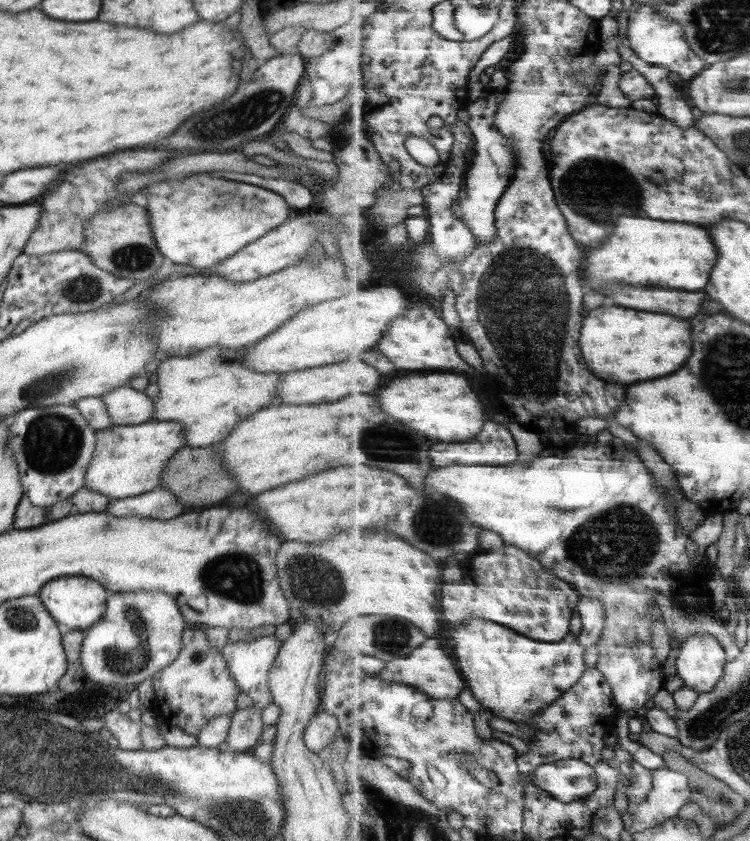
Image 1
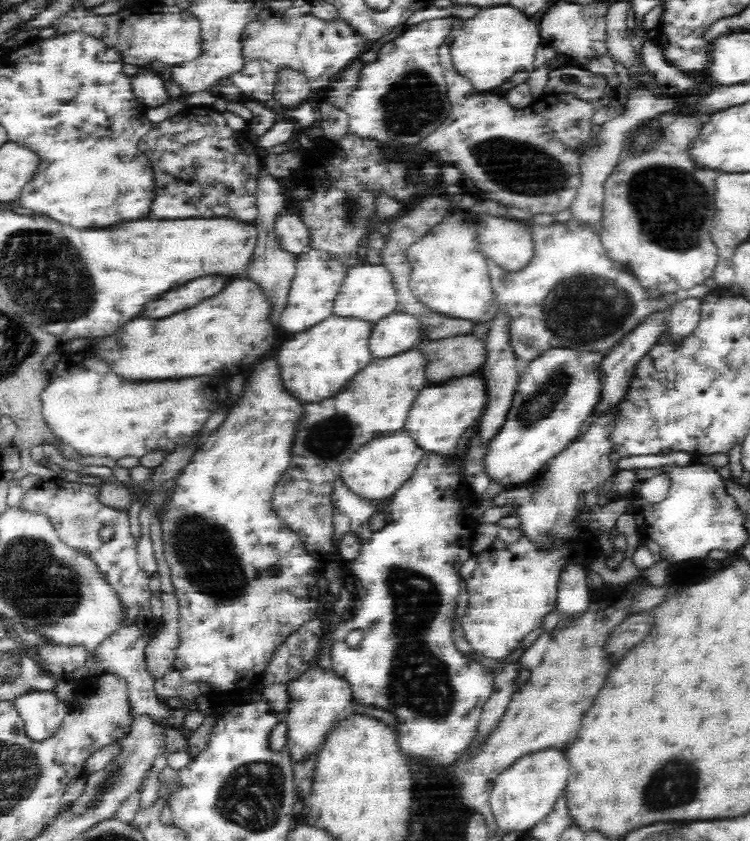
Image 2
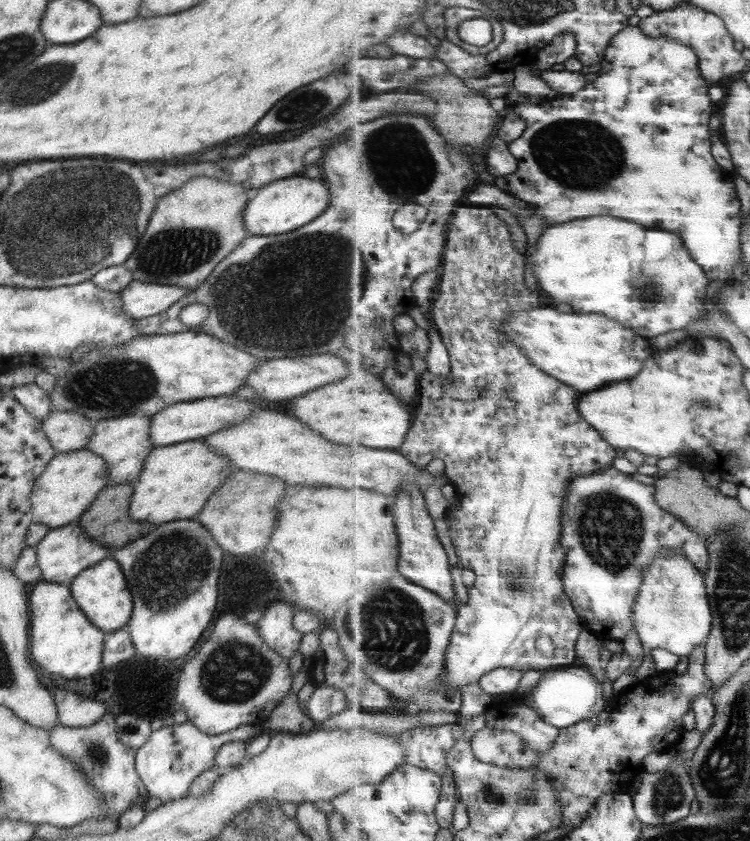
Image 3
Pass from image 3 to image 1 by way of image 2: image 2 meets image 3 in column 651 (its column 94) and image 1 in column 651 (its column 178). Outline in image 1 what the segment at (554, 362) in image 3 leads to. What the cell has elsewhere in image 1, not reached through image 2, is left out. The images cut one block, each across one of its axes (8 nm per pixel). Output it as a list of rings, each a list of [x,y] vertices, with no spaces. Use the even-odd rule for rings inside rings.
[[[619,306],[593,310],[585,320],[581,344],[587,364],[591,364],[591,368],[603,376],[603,380],[615,380],[619,384],[669,376],[671,372],[681,370],[693,354],[693,334],[689,320],[673,320],[669,314],[639,312]]]

